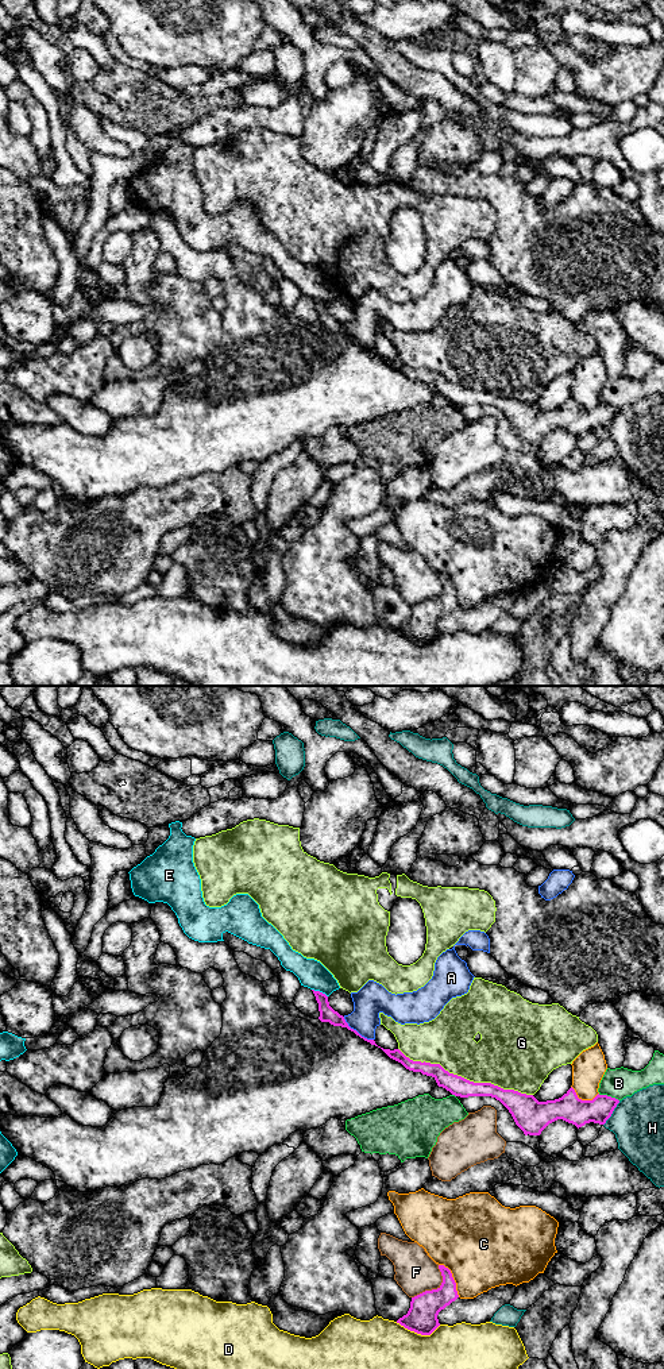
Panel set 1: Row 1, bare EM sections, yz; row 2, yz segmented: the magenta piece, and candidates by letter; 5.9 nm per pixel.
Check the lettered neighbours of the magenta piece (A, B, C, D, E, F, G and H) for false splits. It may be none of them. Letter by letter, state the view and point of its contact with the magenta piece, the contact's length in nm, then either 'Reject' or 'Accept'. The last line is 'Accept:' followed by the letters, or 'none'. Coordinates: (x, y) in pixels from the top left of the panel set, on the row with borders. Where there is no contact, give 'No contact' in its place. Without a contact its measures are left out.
A: Touches magenta at yz (355, 1030). Shared border 240 nm. Reject
B: Touches magenta at yz (609, 1096). Shared border 130 nm. Reject
C: Touches magenta at yz (452, 1279). Shared border 240 nm. Reject
D: Touches magenta at yz (419, 1333). Shared border 280 nm. Reject
E: Touches magenta at yz (320, 992). Shared border 110 nm. Reject
F: Touches magenta at yz (435, 1290). Shared border 260 nm. Reject
G: Touches magenta at yz (466, 1079). Shared border 850 nm. Reject
H: Touches magenta at yz (612, 1113). Shared border 180 nm. Reject
Accept: none

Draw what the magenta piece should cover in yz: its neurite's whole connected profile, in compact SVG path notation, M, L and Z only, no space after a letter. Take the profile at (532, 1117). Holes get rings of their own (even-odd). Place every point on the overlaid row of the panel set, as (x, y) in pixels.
M383 1049L390 1058L401 1063L406 1069L432 1076L439 1087L455 1096L491 1096L499 1100L511 1114L516 1125L525 1135L540 1135L552 1122L563 1119L578 1129L594 1122L605 1125L619 1103L607 1095L597 1095L592 1100L582 1100L571 1087L561 1098L538 1102L533 1095L514 1090L503 1090L491 1083L474 1083L462 1076L449 1073L440 1064L413 1061L399 1049Z

